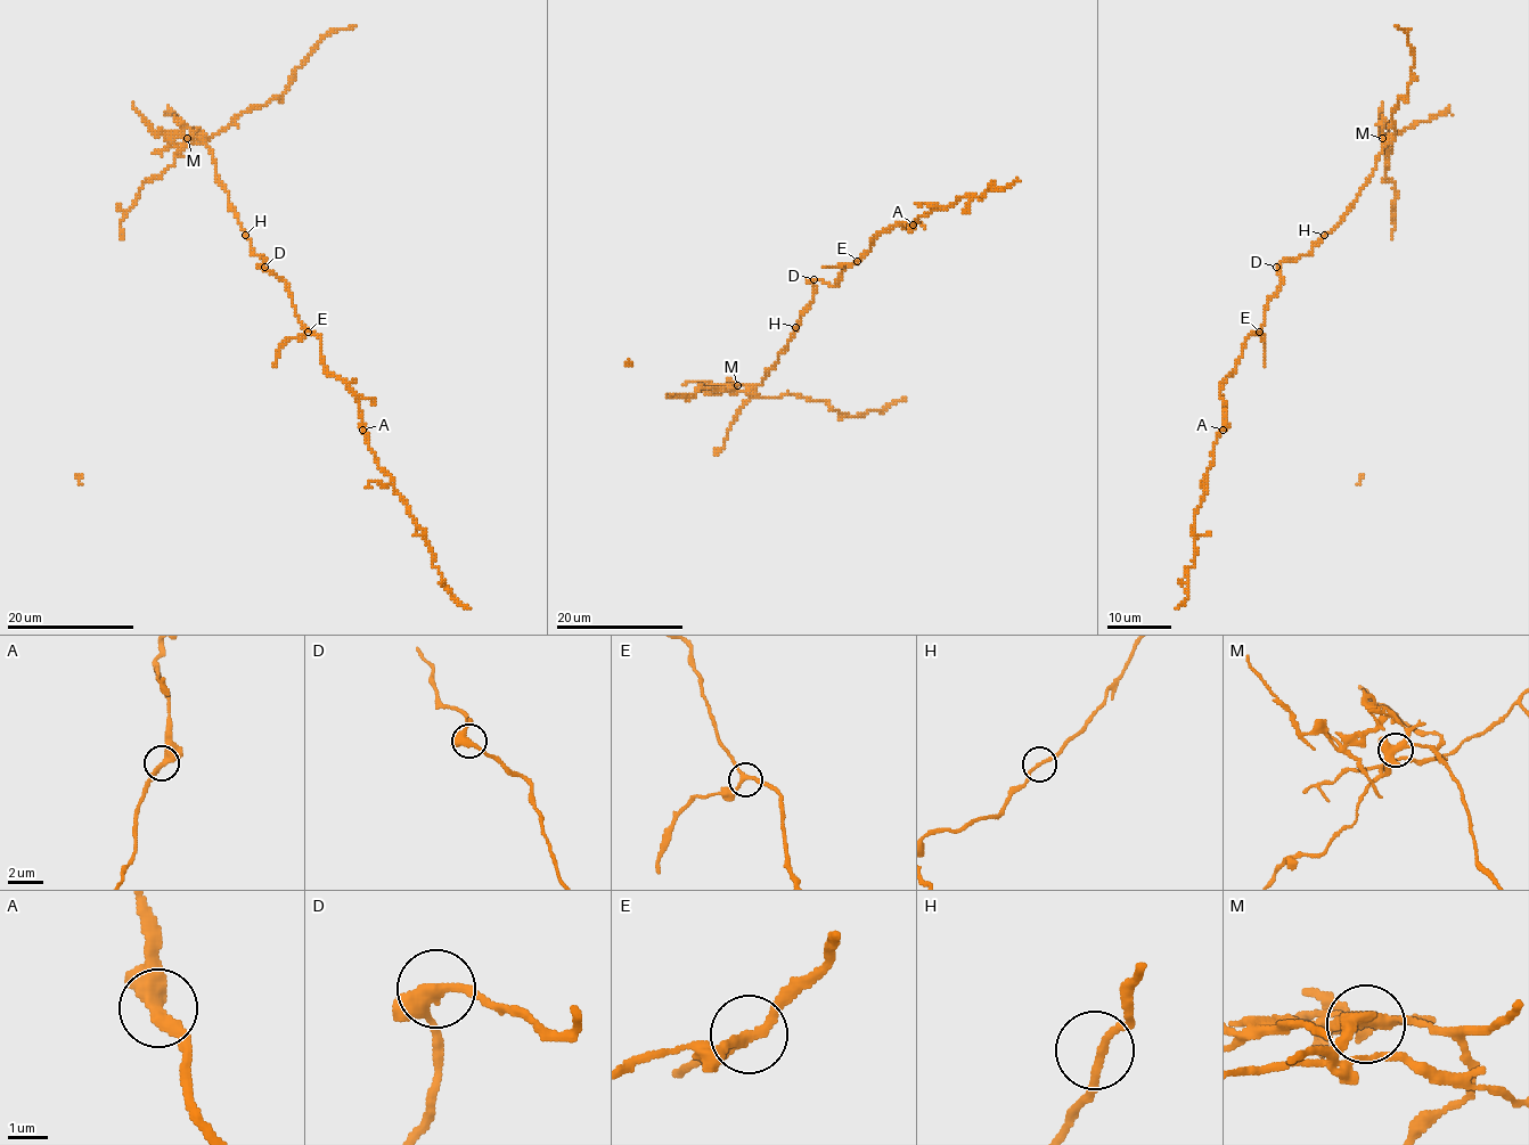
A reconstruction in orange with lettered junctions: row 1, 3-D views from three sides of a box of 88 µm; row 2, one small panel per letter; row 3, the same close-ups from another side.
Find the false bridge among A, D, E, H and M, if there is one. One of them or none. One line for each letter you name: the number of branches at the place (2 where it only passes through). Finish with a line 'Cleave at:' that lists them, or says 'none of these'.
M: Branches: 3
Cleave at: M

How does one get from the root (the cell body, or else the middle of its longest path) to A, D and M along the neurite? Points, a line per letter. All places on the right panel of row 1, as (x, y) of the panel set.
A: (1324, 235), (1276, 270), (1283, 281), (1264, 324), (1223, 383), (1223, 430)
D: (1324, 235), (1308, 254), (1283, 261), (1276, 267)
M: (1324, 235), (1341, 219), (1371, 178), (1383, 147), (1383, 138)

